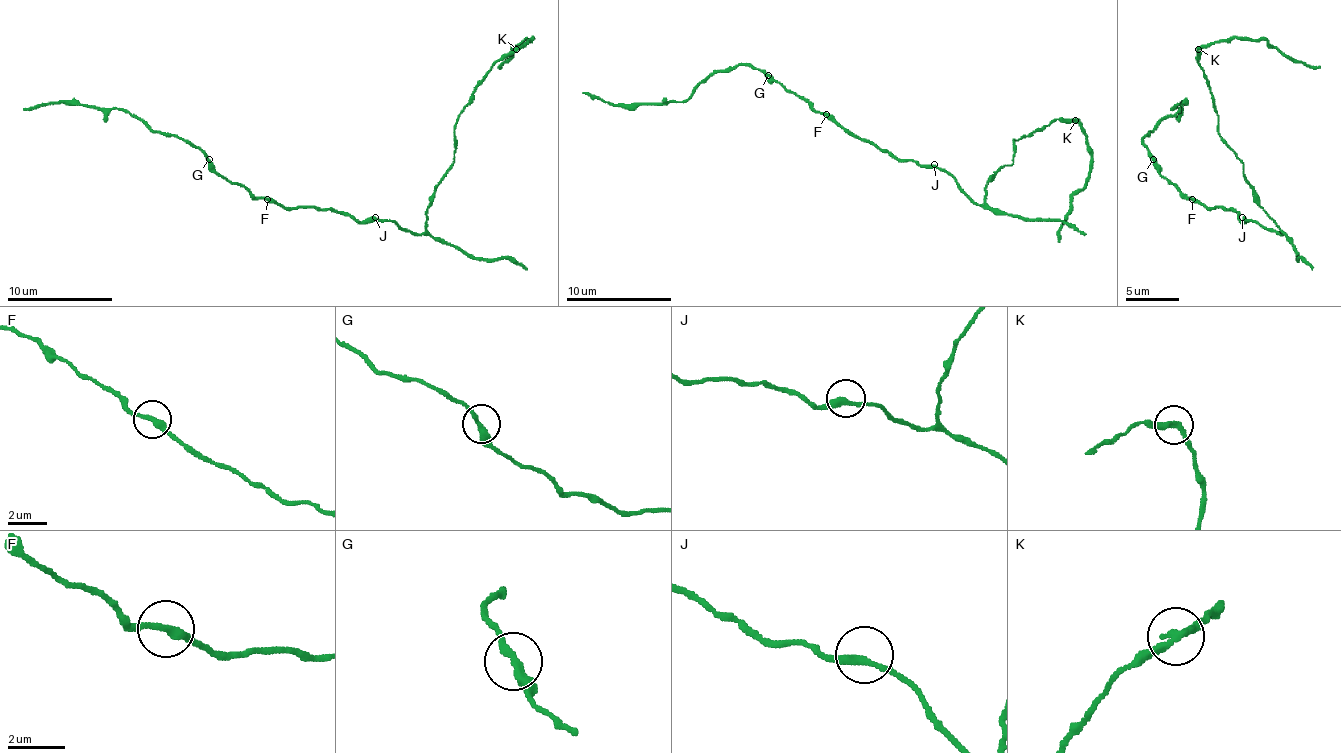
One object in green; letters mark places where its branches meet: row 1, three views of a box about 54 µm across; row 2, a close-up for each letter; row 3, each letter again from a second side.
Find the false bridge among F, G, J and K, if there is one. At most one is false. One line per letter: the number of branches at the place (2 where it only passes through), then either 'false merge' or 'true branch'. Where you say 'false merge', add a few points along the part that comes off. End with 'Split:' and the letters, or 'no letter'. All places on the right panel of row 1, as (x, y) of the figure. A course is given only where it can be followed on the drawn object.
F: 2 branches meet; true branch
G: 2 branches meet; true branch
J: 2 branches meet; true branch
K: 2 branches meet; false merge; foreign part runs (1197, 48), (1213, 40), (1250, 38), (1266, 40), (1274, 48), (1319, 67)
Split: K

